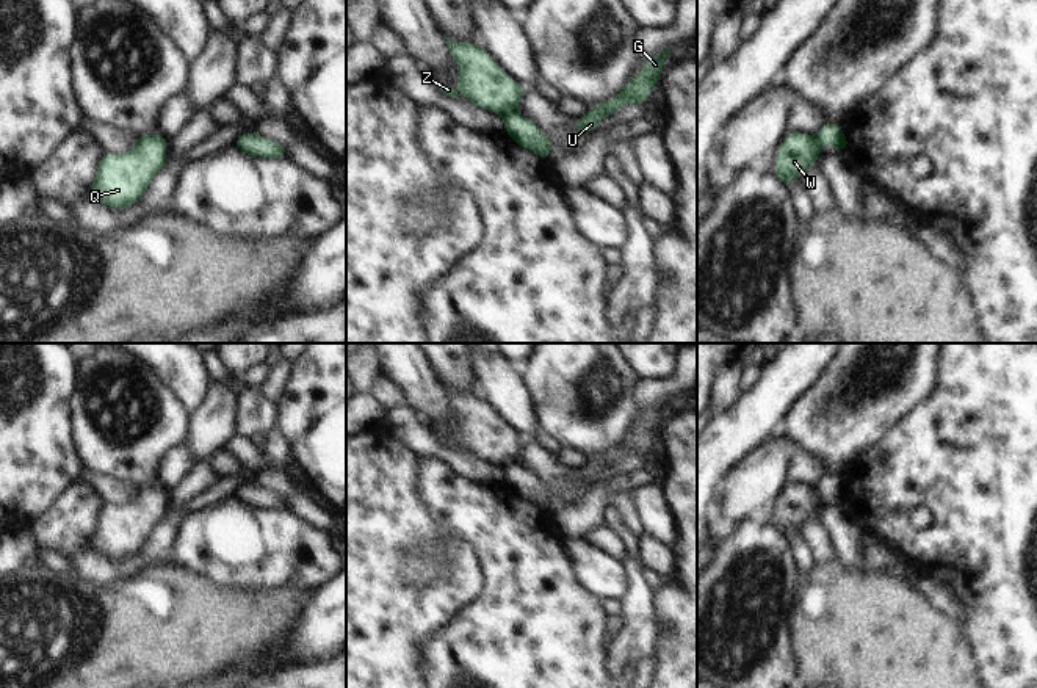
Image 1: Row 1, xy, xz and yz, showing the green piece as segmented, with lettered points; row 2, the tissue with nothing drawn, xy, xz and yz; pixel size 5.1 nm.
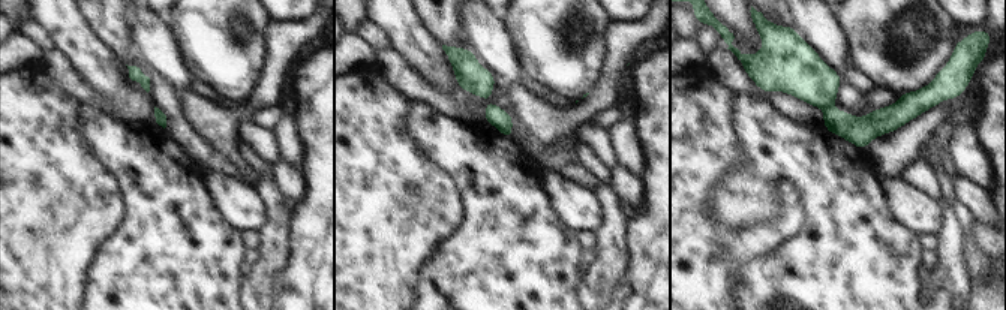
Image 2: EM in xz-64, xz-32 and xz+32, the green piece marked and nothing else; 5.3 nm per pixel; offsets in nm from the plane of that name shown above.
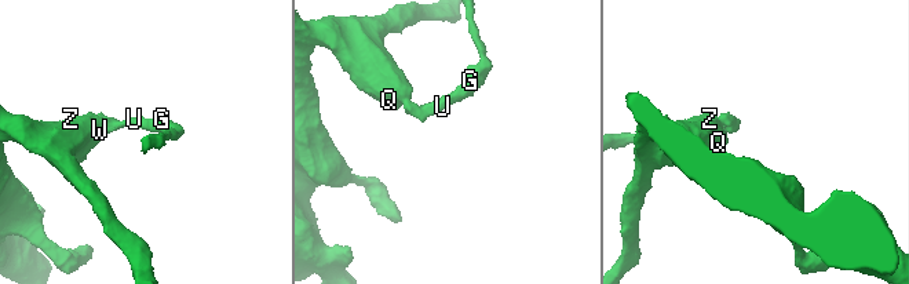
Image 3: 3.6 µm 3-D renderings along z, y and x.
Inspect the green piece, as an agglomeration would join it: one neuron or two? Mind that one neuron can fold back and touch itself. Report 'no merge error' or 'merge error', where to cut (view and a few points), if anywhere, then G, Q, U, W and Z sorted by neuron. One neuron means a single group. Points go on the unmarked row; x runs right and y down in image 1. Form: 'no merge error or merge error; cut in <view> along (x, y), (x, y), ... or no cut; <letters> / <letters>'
merge error; cut in xz along (514, 461), (502, 466); G U / Q W Z

